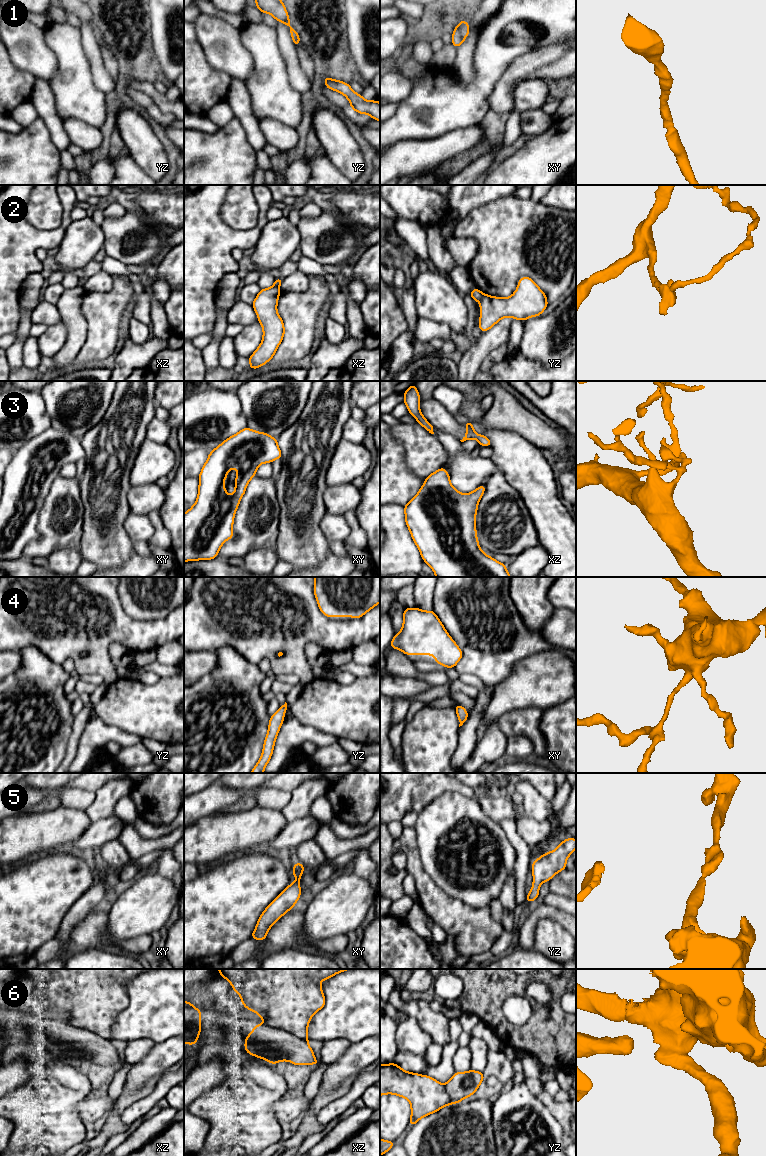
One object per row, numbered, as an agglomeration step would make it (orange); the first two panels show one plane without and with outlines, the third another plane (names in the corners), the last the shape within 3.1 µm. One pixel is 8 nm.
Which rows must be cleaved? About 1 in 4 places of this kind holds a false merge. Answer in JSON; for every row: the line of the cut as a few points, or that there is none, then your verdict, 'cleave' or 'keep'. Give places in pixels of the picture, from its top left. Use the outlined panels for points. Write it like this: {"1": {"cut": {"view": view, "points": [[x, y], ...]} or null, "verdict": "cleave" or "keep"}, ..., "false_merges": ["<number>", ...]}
{"1": {"cut": null, "verdict": "keep"}, "2": {"cut": {"view": "yz", "points": [[483, 294], [479, 301]]}, "verdict": "cleave"}, "3": {"cut": null, "verdict": "keep"}, "4": {"cut": null, "verdict": "keep"}, "5": {"cut": null, "verdict": "keep"}, "6": {"cut": null, "verdict": "keep"}, "false_merges": ["2"]}

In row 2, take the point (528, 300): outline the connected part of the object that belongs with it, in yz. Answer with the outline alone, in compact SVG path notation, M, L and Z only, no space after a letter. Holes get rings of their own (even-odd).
M524 276L519 280L516 291L508 298L483 294L480 300L480 331L488 331L505 317L524 321L539 316L547 306L545 293L531 278Z

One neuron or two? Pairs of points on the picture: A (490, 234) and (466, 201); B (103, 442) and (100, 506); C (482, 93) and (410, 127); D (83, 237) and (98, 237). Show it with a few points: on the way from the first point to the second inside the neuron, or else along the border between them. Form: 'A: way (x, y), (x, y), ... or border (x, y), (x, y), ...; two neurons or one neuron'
A: border (494, 199), (472, 208), (457, 223); two neurons
B: way (103, 458), (103, 467), (100, 470), (100, 490); one neuron
C: way (464, 105), (446, 105), (428, 123); one neuron
D: way (87, 238), (91, 239), (94, 237); one neuron

